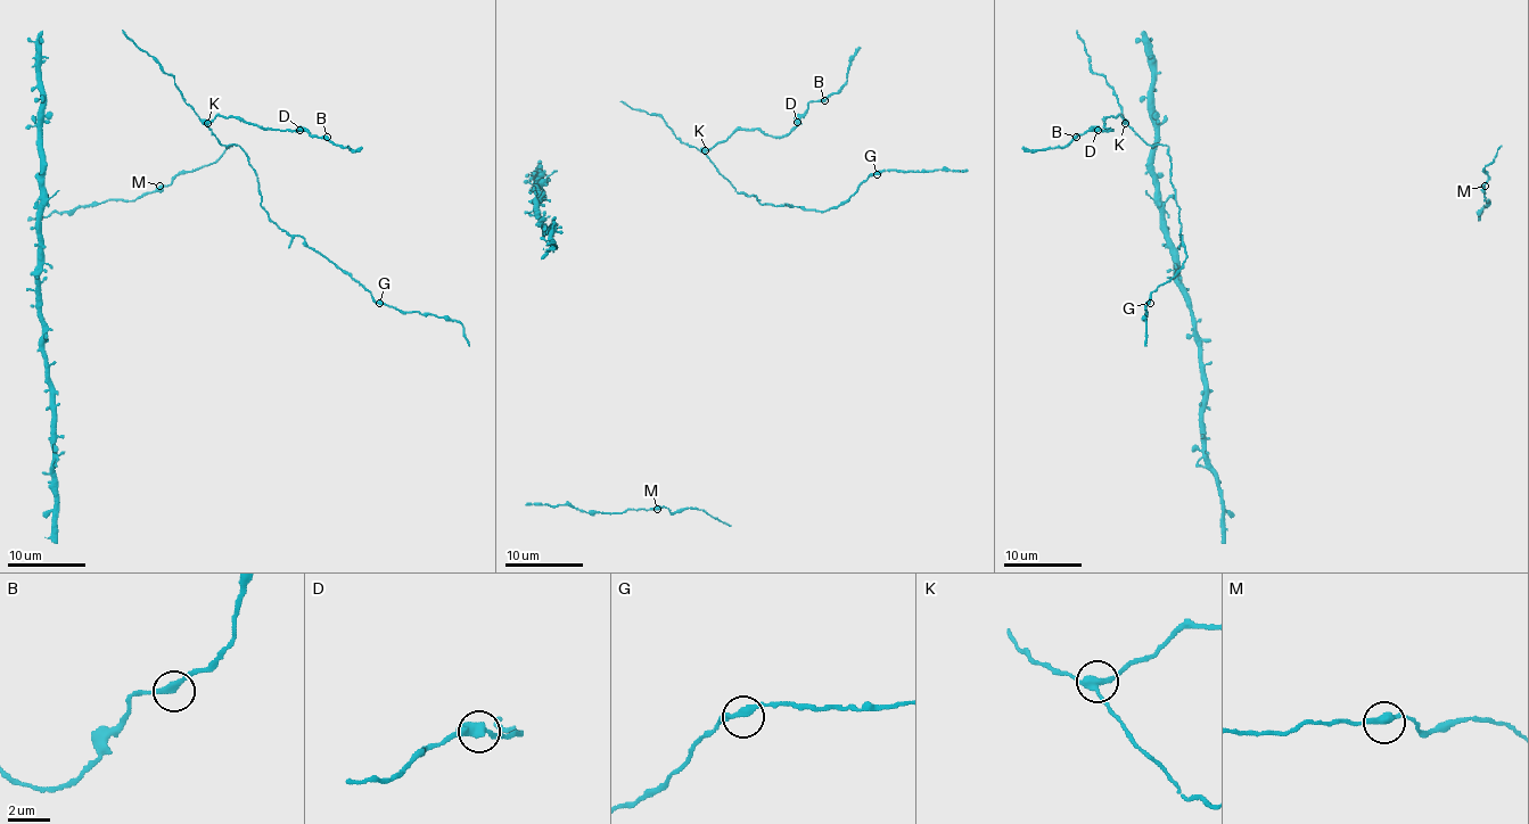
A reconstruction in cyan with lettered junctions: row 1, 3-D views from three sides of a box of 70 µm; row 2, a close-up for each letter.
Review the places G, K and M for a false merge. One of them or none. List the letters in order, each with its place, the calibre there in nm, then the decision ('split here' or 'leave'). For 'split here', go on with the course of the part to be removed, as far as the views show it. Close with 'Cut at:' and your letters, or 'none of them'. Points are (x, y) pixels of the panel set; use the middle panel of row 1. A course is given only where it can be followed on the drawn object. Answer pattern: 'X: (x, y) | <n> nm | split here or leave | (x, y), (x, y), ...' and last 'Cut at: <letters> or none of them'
G: (877, 174) | 300 nm | leave
K: (705, 150) | 320 nm | split here | (706, 149), (737, 130), (788, 136), (808, 105), (838, 91), (846, 81), (849, 58), (860, 47)
M: (657, 509) | 360 nm | leave
Cut at: K

